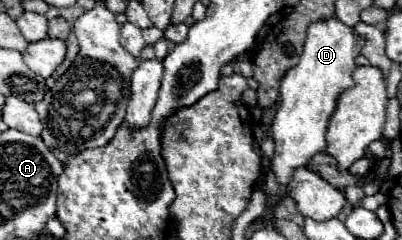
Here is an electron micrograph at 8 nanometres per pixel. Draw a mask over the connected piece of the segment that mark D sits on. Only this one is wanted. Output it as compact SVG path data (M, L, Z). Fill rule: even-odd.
M336 16L324 18L324 22L312 22L308 26L304 52L300 56L300 62L286 72L286 76L280 82L280 108L272 120L272 138L276 142L276 154L274 154L274 172L280 184L286 184L292 180L292 174L296 168L306 166L306 162L324 150L326 140L326 126L330 120L330 114L334 112L338 94L346 88L350 88L352 72L356 70L356 56L360 56L364 46L364 38L354 32L352 26L346 26Z

